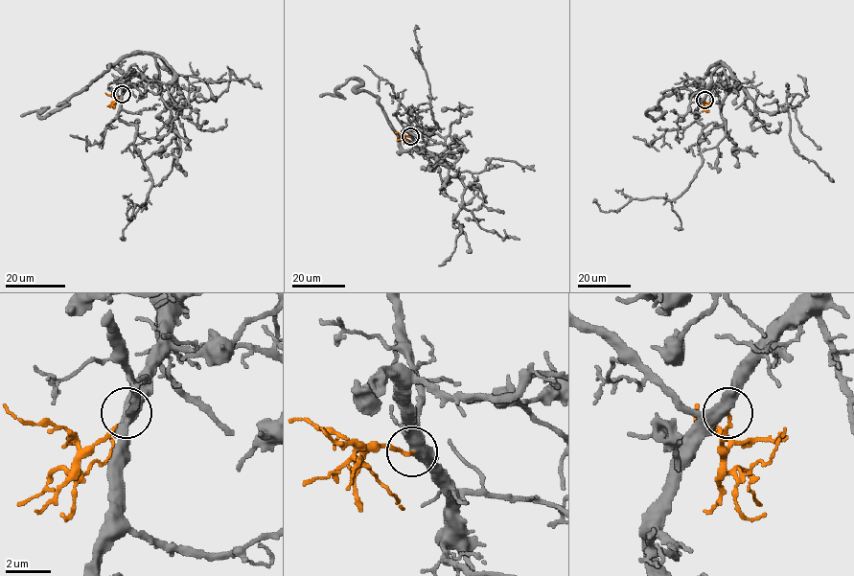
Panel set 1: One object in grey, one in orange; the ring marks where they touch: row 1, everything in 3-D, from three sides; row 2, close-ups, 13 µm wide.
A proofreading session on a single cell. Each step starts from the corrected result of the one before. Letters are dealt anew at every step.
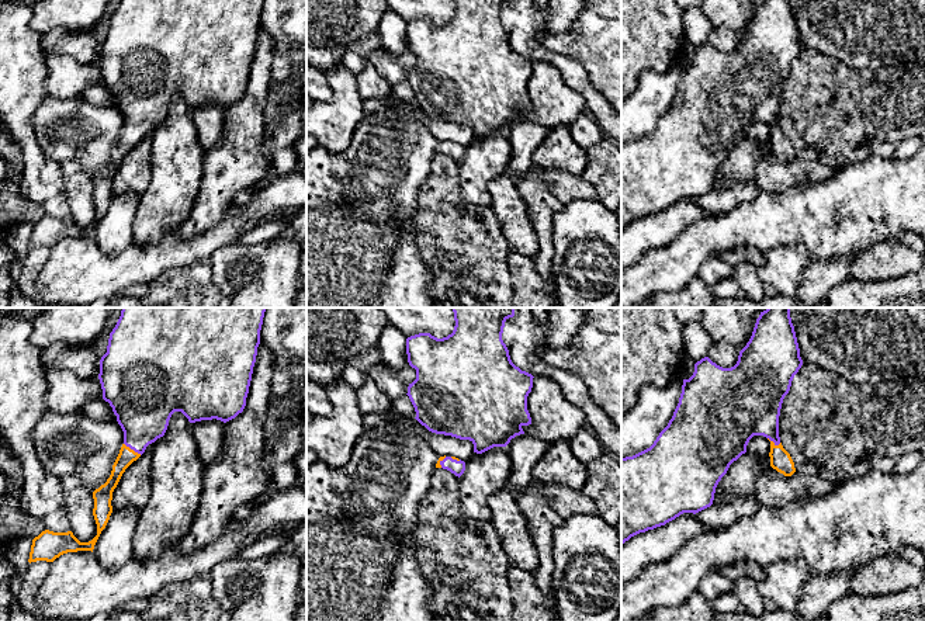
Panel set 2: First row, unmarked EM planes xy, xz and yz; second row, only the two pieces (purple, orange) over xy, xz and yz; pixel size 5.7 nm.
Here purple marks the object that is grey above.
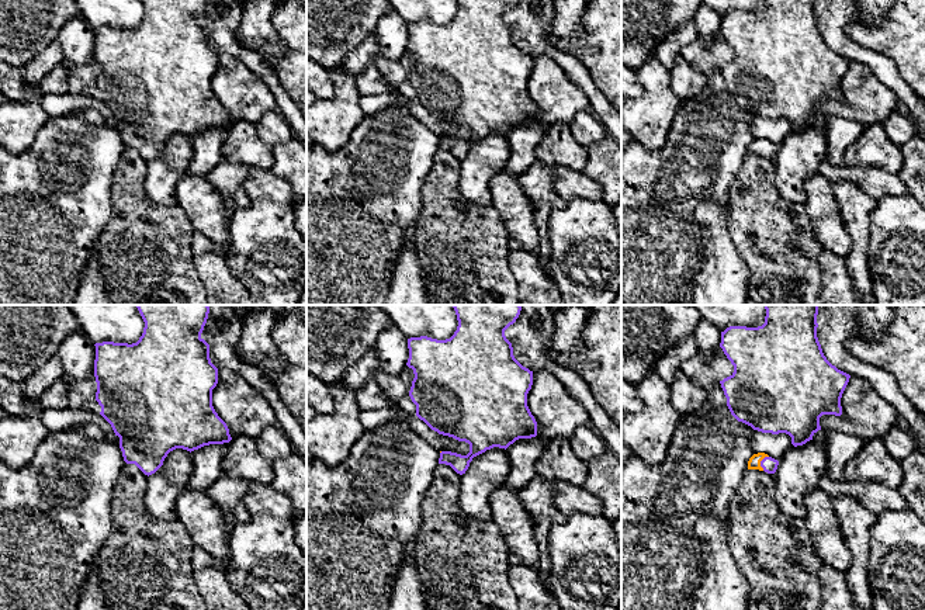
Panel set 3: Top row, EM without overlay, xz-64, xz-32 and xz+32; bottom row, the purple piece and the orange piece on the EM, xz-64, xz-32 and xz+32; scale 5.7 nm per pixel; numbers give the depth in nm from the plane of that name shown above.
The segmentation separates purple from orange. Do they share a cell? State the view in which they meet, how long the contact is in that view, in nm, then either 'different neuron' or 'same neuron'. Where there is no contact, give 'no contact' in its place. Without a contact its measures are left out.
xy | 120 nm | same neuron

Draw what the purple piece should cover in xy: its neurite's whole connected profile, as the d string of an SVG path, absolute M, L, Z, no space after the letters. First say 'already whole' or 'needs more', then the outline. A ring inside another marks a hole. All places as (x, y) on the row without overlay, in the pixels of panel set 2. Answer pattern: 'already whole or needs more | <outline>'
needs more | M121 0L110 18L107 38L100 45L98 65L103 84L110 89L117 107L124 117L124 129L112 150L110 163L93 177L93 201L97 209L97 221L89 228L80 228L72 216L42 216L32 225L28 247L53 247L63 239L91 236L105 214L112 198L112 177L125 155L136 146L146 132L163 122L169 105L174 97L181 97L190 108L201 105L221 105L224 108L235 104L243 97L260 30L260 15L264 0Z

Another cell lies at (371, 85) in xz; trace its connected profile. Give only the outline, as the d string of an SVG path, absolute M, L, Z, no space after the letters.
M370 63L356 76L356 83L363 100L387 98L392 94L392 84Z

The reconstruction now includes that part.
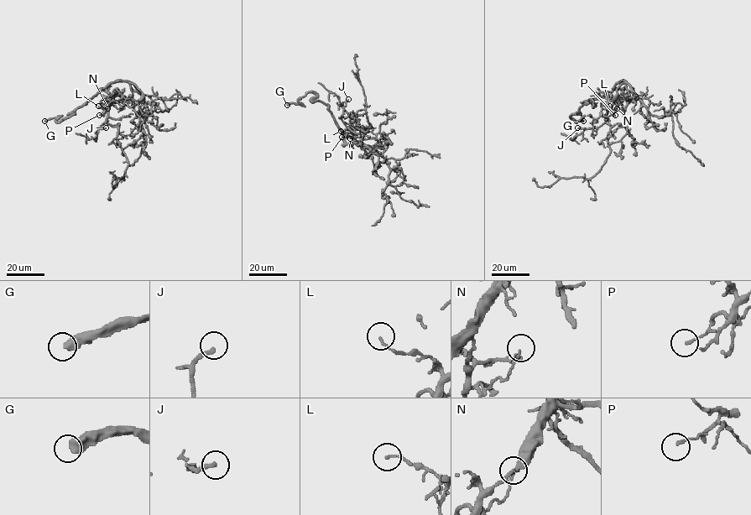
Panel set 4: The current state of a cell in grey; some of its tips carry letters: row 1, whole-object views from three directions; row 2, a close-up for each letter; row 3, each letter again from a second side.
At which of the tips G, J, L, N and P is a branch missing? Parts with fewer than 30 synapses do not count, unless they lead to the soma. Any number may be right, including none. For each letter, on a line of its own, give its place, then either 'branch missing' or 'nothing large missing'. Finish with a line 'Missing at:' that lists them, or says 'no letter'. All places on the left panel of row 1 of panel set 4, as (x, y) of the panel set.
G: at (44, 121); branch missing
J: at (106, 127); branch missing
L: at (98, 106); nothing large missing
N: at (107, 108); nothing large missing
P: at (99, 115); nothing large missing
Missing at: G, J

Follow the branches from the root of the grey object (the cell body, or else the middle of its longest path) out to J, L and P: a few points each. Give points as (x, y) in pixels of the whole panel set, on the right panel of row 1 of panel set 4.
J: (620, 96), (609, 108), (602, 125), (592, 128), (577, 127)
L: (620, 96), (612, 110), (609, 106)
P: (620, 96), (612, 108), (615, 115)

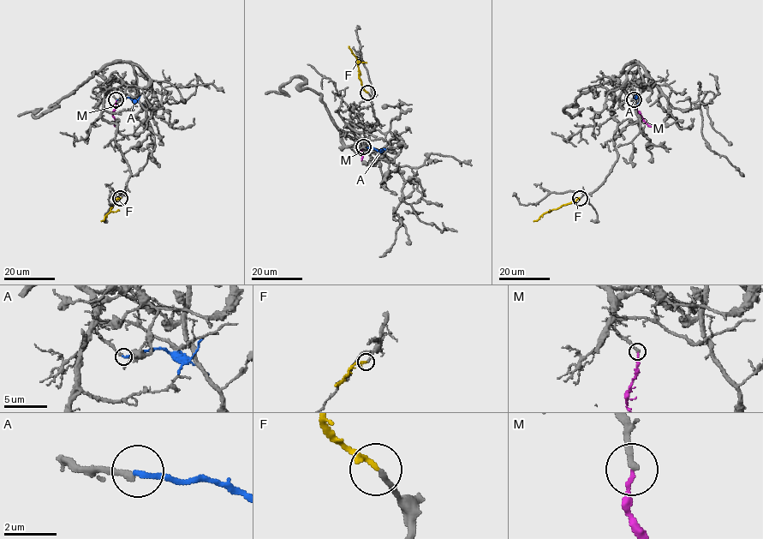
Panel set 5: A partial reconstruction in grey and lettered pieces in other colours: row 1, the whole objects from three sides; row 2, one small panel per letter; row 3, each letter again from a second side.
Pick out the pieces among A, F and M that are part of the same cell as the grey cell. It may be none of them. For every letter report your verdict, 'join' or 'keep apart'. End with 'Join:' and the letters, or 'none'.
A: keep apart
F: join
M: join
Join: F, M

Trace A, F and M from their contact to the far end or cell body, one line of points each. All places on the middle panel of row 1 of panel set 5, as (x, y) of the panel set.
A: (364, 146), (389, 151)
F: (368, 92), (361, 85), (355, 56), (348, 46)
M: (363, 146), (360, 153), (365, 164)

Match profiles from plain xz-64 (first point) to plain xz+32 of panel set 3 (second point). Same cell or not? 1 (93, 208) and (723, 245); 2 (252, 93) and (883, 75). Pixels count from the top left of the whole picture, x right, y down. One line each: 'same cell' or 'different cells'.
1: different cells
2: different cells

